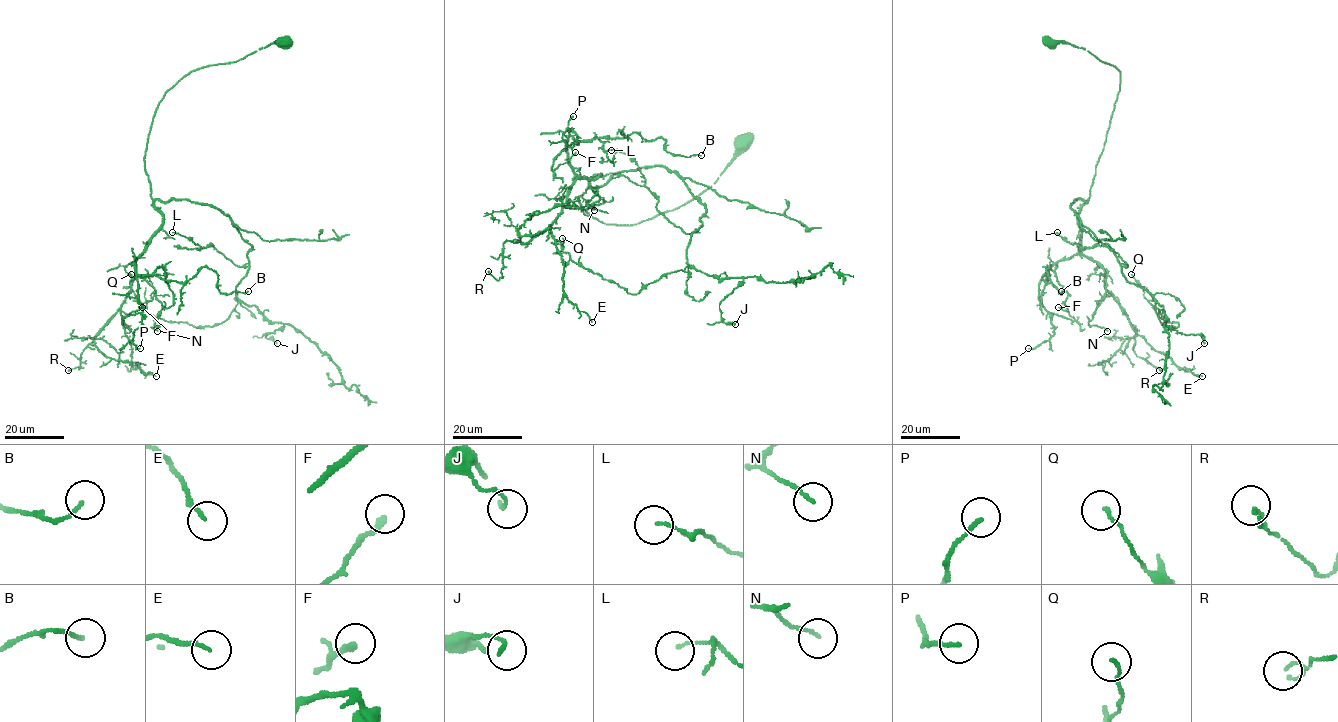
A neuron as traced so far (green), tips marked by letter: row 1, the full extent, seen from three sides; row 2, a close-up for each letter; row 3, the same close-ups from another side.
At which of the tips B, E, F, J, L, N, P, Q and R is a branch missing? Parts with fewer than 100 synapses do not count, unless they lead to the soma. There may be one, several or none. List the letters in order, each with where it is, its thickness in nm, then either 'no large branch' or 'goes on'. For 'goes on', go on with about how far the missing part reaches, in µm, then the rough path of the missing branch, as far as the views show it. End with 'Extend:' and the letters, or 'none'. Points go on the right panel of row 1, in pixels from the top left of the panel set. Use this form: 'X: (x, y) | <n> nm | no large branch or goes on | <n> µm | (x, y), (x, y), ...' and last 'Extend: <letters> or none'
B: (1061, 291) | 130 nm | no large branch
E: (1202, 376) | 140 nm | no large branch
F: (1058, 307) | 200 nm | no large branch
J: (1204, 343) | 140 nm | no large branch
L: (1057, 232) | 90 nm | no large branch
N: (1107, 331) | 110 nm | no large branch
P: (1028, 348) | 140 nm | no large branch
Q: (1131, 274) | 120 nm | no large branch
R: (1159, 370) | 70 nm | no large branch
Extend: none

